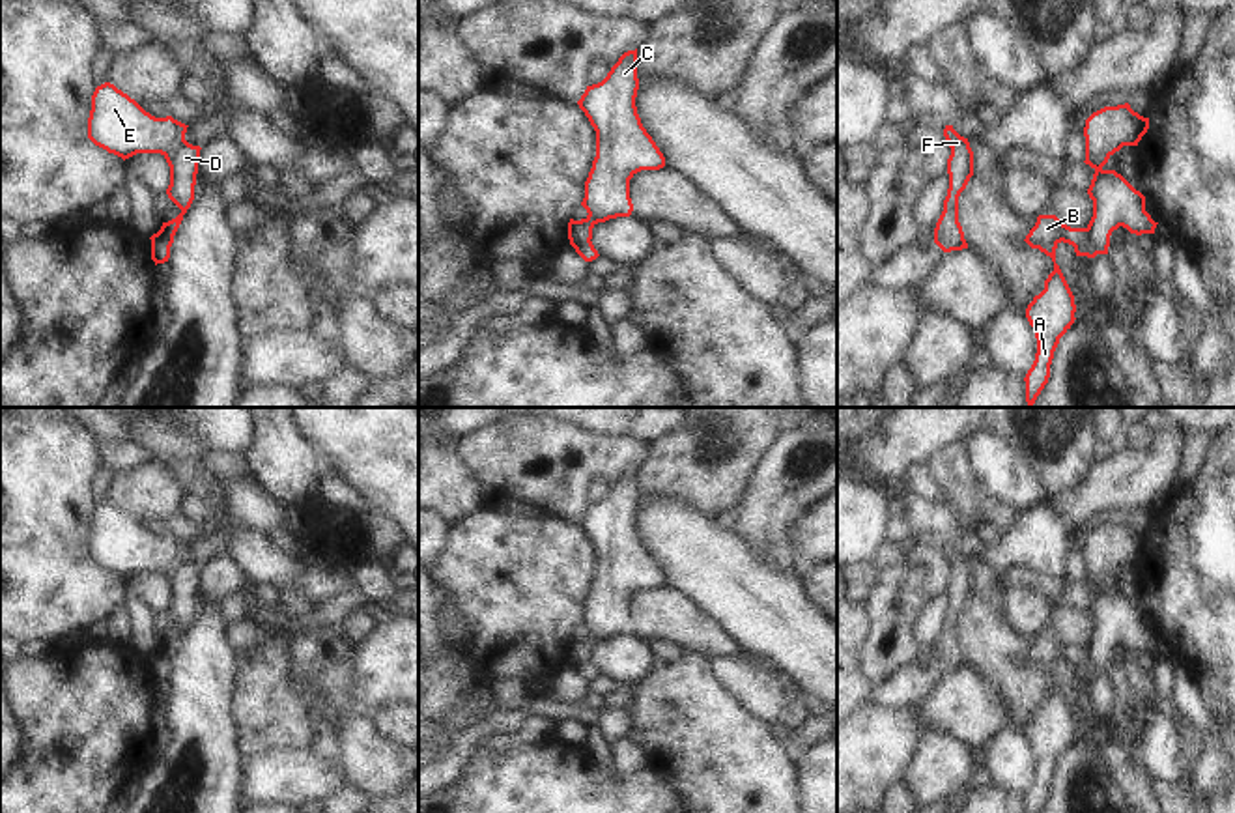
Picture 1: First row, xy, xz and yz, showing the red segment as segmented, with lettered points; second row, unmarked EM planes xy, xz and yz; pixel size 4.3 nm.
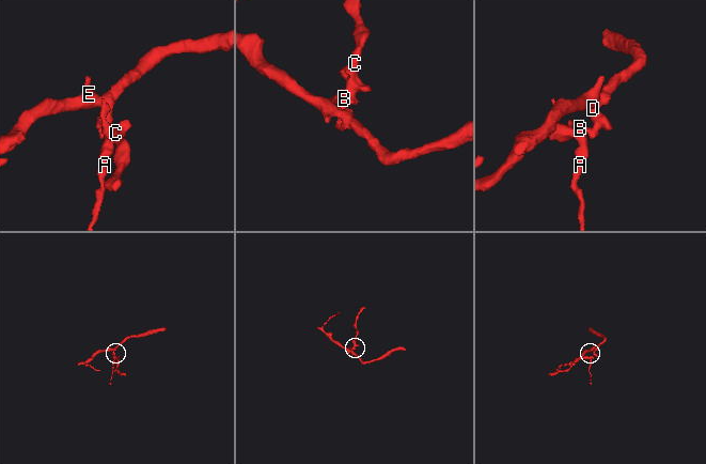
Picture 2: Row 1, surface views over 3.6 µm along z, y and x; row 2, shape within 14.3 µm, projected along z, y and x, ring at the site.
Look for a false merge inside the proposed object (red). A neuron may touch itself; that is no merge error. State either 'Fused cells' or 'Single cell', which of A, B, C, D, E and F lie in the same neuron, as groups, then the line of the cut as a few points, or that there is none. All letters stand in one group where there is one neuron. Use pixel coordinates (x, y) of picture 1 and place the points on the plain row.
Fused cells. Groups: A B C F / D E. Split along yz (1084, 647), (1097, 671)

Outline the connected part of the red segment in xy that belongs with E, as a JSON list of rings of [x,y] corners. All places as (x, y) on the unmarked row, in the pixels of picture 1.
[[[110,501],[97,505],[92,514],[88,557],[95,564],[123,579],[136,572],[161,572],[166,578],[170,585],[166,613],[181,628],[176,637],[163,641],[159,649],[170,662],[174,662],[183,634],[194,619],[202,568],[185,559],[187,546],[172,535],[151,535]]]

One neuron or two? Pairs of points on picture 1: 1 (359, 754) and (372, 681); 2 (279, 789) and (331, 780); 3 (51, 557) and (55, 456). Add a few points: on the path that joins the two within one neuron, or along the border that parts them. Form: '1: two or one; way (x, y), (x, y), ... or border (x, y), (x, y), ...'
1: two; border (359, 711), (367, 714)
2: one; way (292, 780), (318, 780)
3: one; way (51, 533), (51, 481)

